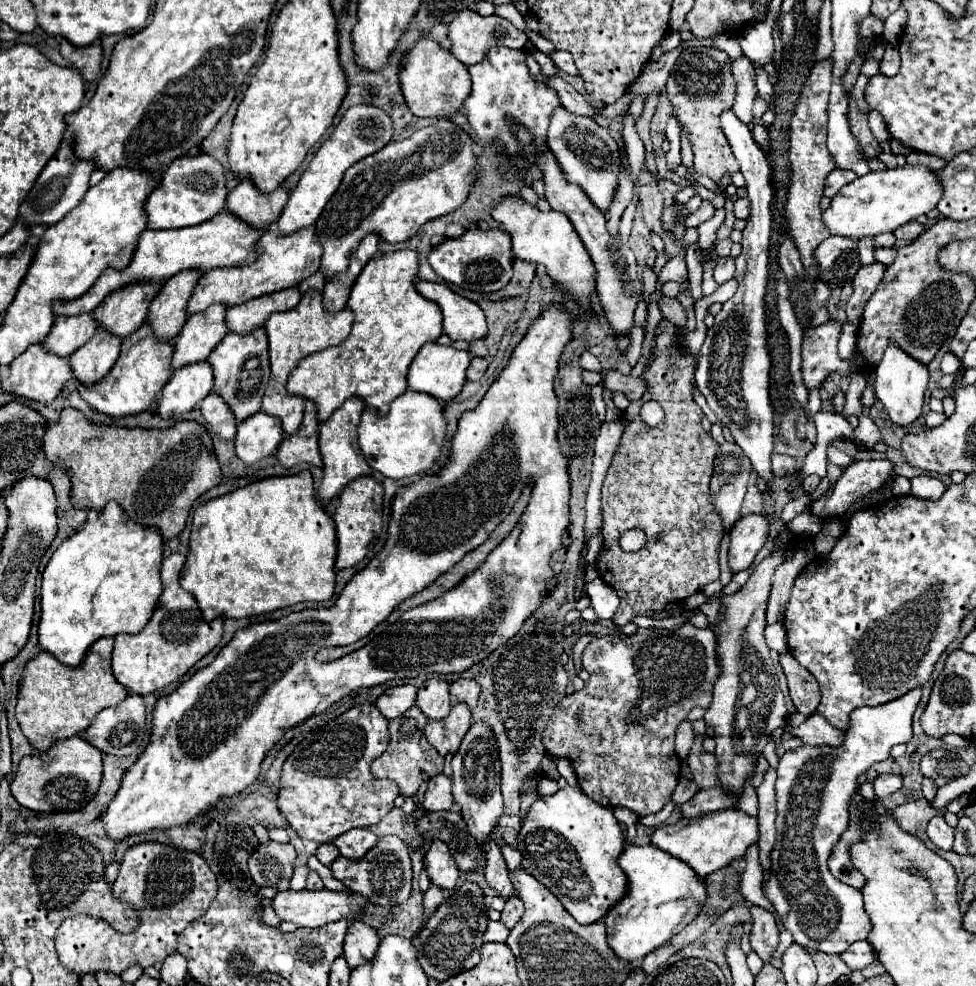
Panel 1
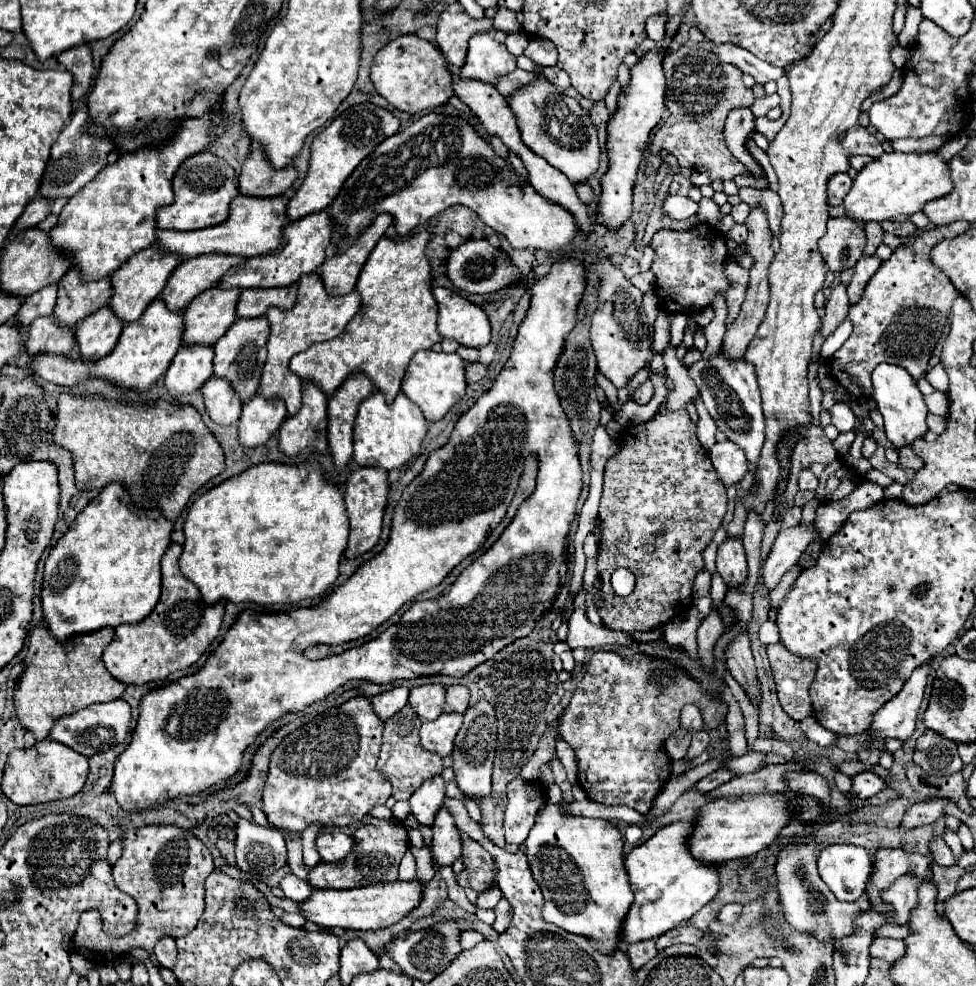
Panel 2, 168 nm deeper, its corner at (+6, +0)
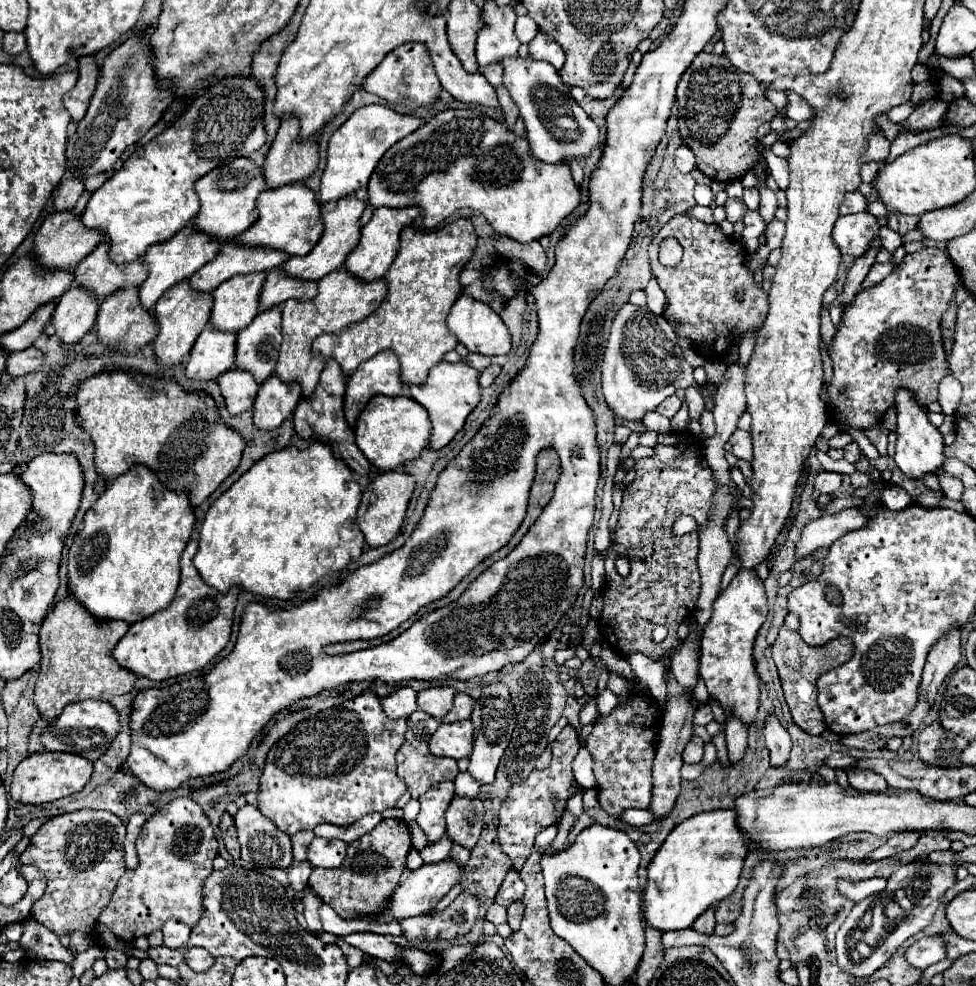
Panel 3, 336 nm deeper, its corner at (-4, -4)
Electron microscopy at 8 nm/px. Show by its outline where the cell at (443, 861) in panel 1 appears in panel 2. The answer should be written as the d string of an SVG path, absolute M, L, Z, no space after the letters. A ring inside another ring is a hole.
M440 808L432 824L434 838L430 844L432 860L438 866L452 866L460 858L460 834L454 824L454 818L446 808Z

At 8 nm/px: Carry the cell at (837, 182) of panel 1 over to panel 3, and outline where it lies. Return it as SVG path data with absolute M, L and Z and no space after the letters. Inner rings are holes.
M854 190L854 192L848 192L844 202L840 204L840 214L846 216L846 214L856 214L856 212L864 212L866 210L866 198Z

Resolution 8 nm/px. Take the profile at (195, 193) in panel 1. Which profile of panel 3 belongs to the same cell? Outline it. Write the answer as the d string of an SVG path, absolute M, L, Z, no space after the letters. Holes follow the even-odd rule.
M236 158L230 164L208 172L196 182L196 192L202 202L202 208L194 218L196 228L222 240L242 234L256 222L256 198L264 188L264 172L250 158Z

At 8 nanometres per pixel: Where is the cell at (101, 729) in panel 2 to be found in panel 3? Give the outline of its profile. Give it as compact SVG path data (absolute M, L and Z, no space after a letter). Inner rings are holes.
M82 700L66 706L64 712L54 722L50 722L46 730L42 730L40 742L48 752L72 752L94 762L108 750L118 730L120 730L118 712L114 710L114 706L102 700Z

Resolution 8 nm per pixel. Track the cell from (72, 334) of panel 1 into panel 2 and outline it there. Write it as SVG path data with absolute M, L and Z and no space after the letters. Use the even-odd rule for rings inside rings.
M68 270L68 274L58 282L58 304L54 308L54 318L60 326L74 330L80 320L94 314L110 300L110 280L102 278L96 282L80 282L78 270Z

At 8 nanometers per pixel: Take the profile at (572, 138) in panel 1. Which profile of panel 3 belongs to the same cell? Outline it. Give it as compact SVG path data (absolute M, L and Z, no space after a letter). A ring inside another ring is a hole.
M506 58L504 66L504 86L512 94L516 106L520 108L520 116L526 124L526 138L530 140L530 148L536 158L548 164L570 162L574 158L586 158L592 148L598 144L598 126L586 112L568 98L568 86L562 82L556 68L548 62L538 62L532 58Z

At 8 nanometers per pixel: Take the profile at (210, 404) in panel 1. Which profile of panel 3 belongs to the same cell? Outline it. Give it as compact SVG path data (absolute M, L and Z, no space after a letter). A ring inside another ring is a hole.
M232 368L218 378L218 384L226 400L226 408L232 416L242 414L254 406L258 384L256 380L252 380L252 374L248 374L246 370Z

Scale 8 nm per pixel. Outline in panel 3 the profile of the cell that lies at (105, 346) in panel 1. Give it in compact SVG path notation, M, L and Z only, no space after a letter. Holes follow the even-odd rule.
M128 286L128 290L120 290L120 294L104 298L98 310L96 328L100 342L122 352L136 352L140 346L156 338L156 318L152 318L152 310L144 310L144 306L140 306L140 298L136 298L136 286Z

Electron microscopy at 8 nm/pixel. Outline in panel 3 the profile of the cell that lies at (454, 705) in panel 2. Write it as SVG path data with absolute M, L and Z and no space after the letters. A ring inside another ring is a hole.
M456 694L452 710L440 722L452 724L456 720L468 720L470 714L472 714L472 706L474 706L474 698L470 698L468 694Z

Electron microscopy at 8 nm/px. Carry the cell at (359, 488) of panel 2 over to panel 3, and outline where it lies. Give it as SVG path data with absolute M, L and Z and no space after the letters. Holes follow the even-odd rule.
M394 470L378 474L368 484L368 488L364 490L364 496L362 496L362 504L358 508L358 526L364 532L366 544L370 548L384 546L398 534L398 530L400 530L400 526L404 522L406 508L410 504L412 492L414 492L414 484L416 484L414 476L404 474L404 472L394 472Z

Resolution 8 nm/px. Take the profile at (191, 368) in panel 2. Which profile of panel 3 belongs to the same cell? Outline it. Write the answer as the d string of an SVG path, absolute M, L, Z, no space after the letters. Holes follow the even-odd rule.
M206 326L190 350L186 376L194 380L216 380L234 366L236 334L220 334Z

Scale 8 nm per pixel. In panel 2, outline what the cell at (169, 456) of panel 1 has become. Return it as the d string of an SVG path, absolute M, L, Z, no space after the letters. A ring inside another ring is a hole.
M60 394L54 428L54 444L68 450L74 462L76 488L86 492L102 492L104 486L118 482L130 494L132 504L140 510L160 510L168 520L176 520L190 496L200 490L210 478L224 470L224 454L212 432L202 422L192 406L176 406L170 402L156 402L156 406L120 404L104 398L84 398L74 394Z

